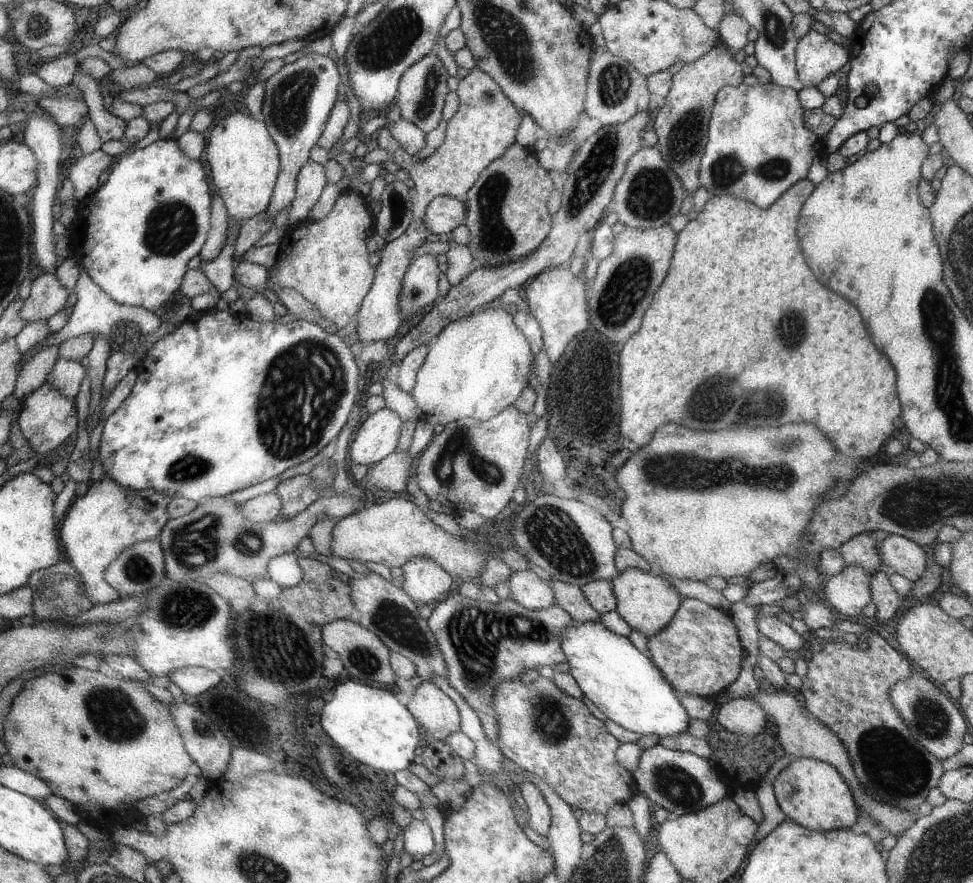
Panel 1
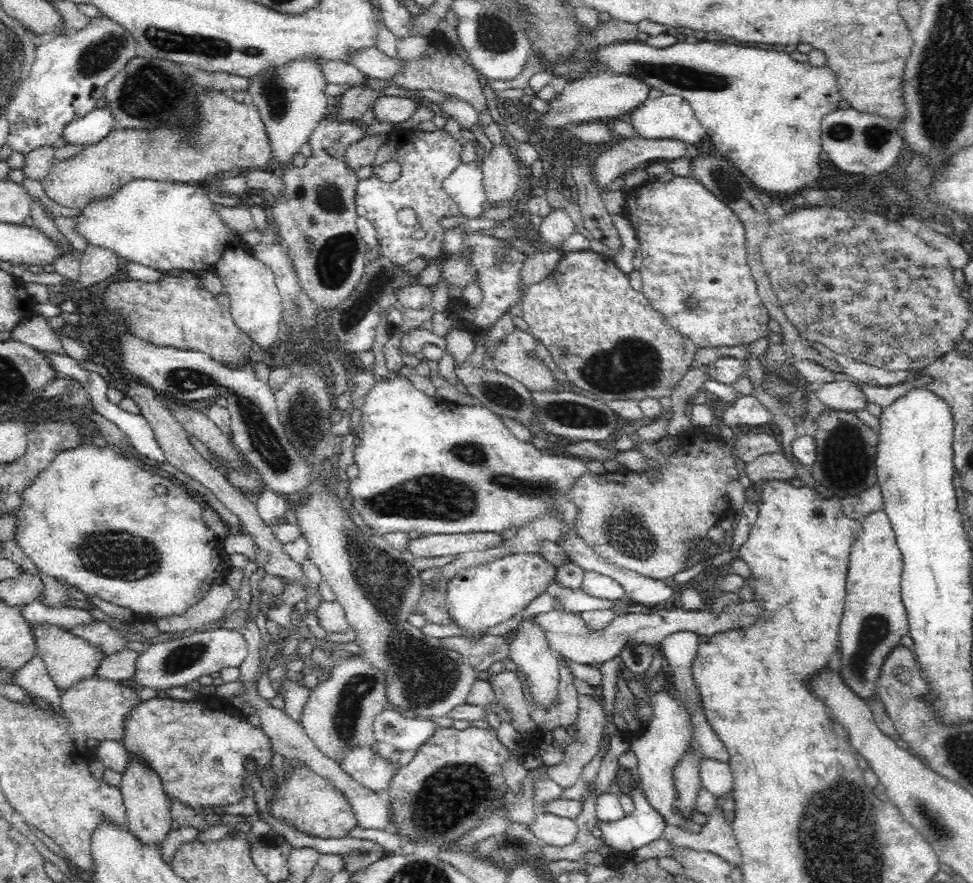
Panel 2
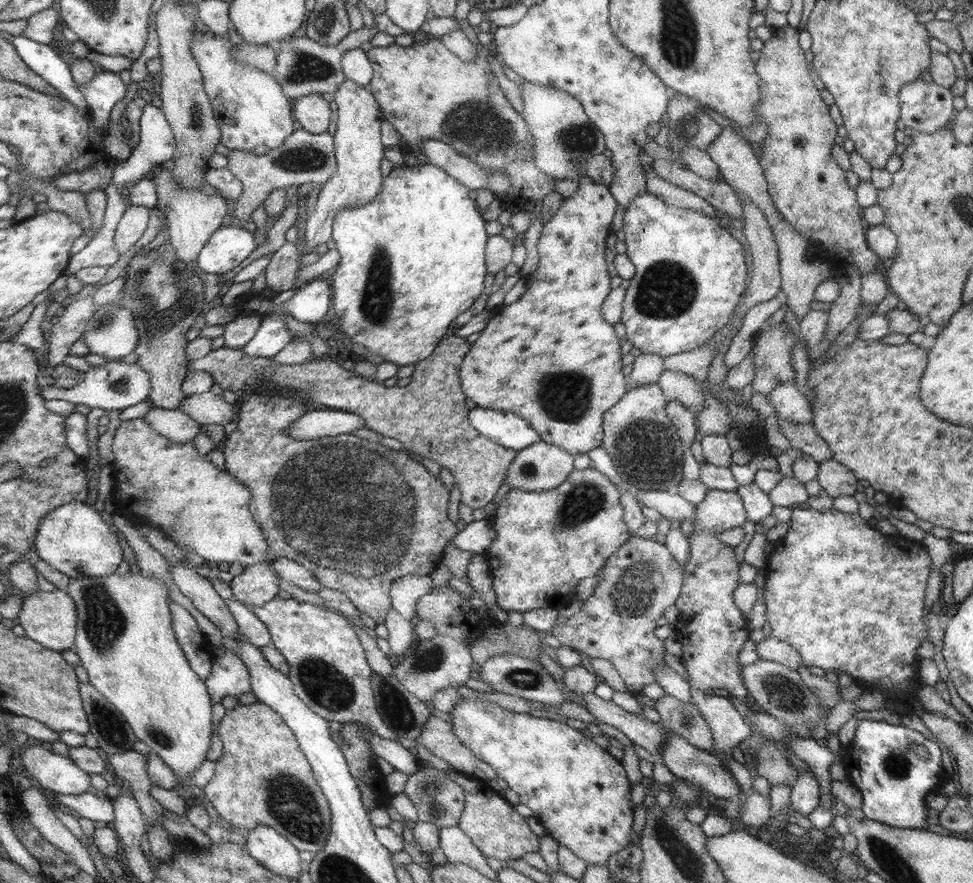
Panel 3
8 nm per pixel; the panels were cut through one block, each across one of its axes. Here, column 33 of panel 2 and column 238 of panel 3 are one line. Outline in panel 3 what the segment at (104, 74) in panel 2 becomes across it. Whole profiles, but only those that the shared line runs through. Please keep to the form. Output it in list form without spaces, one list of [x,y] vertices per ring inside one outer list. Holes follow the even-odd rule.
[[[202,33],[200,40],[196,40],[191,48],[202,69],[212,111],[223,132],[223,145],[229,150],[244,150],[256,156],[282,146],[284,140],[294,133],[294,120],[290,100],[284,96],[274,76],[236,62],[228,36]]]

